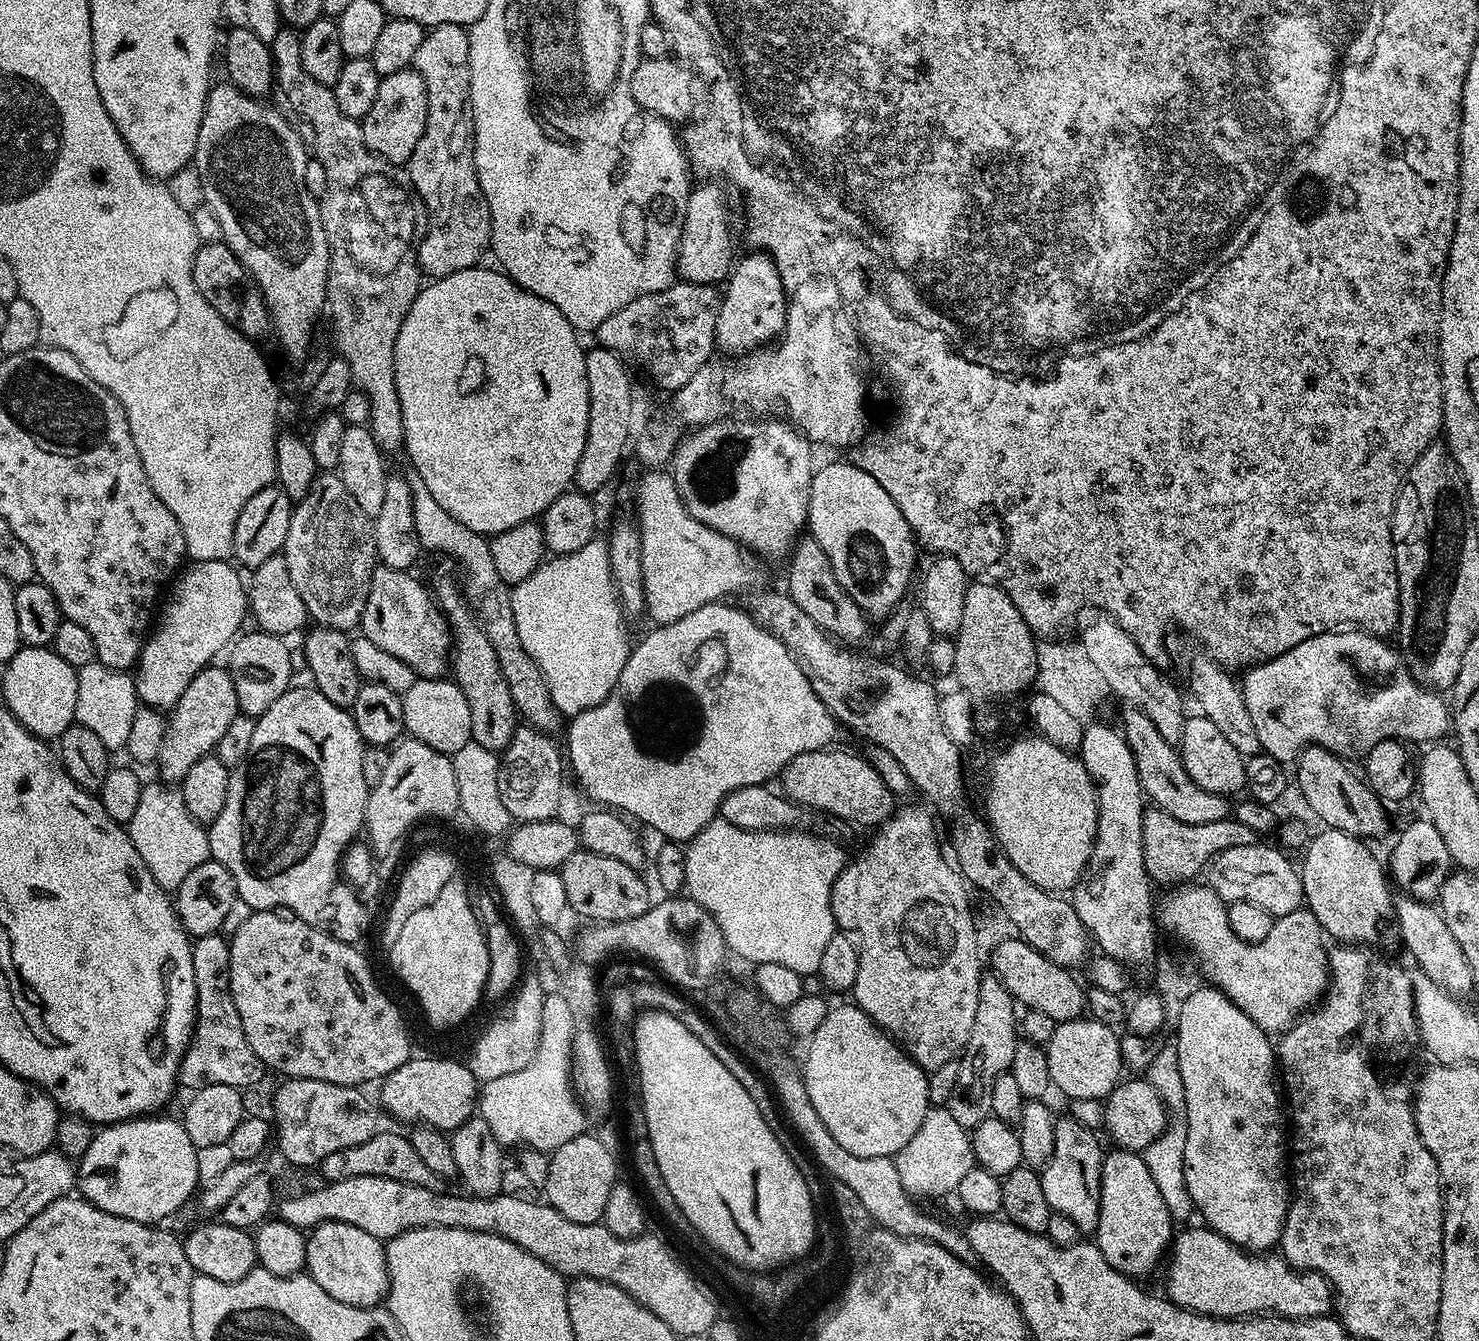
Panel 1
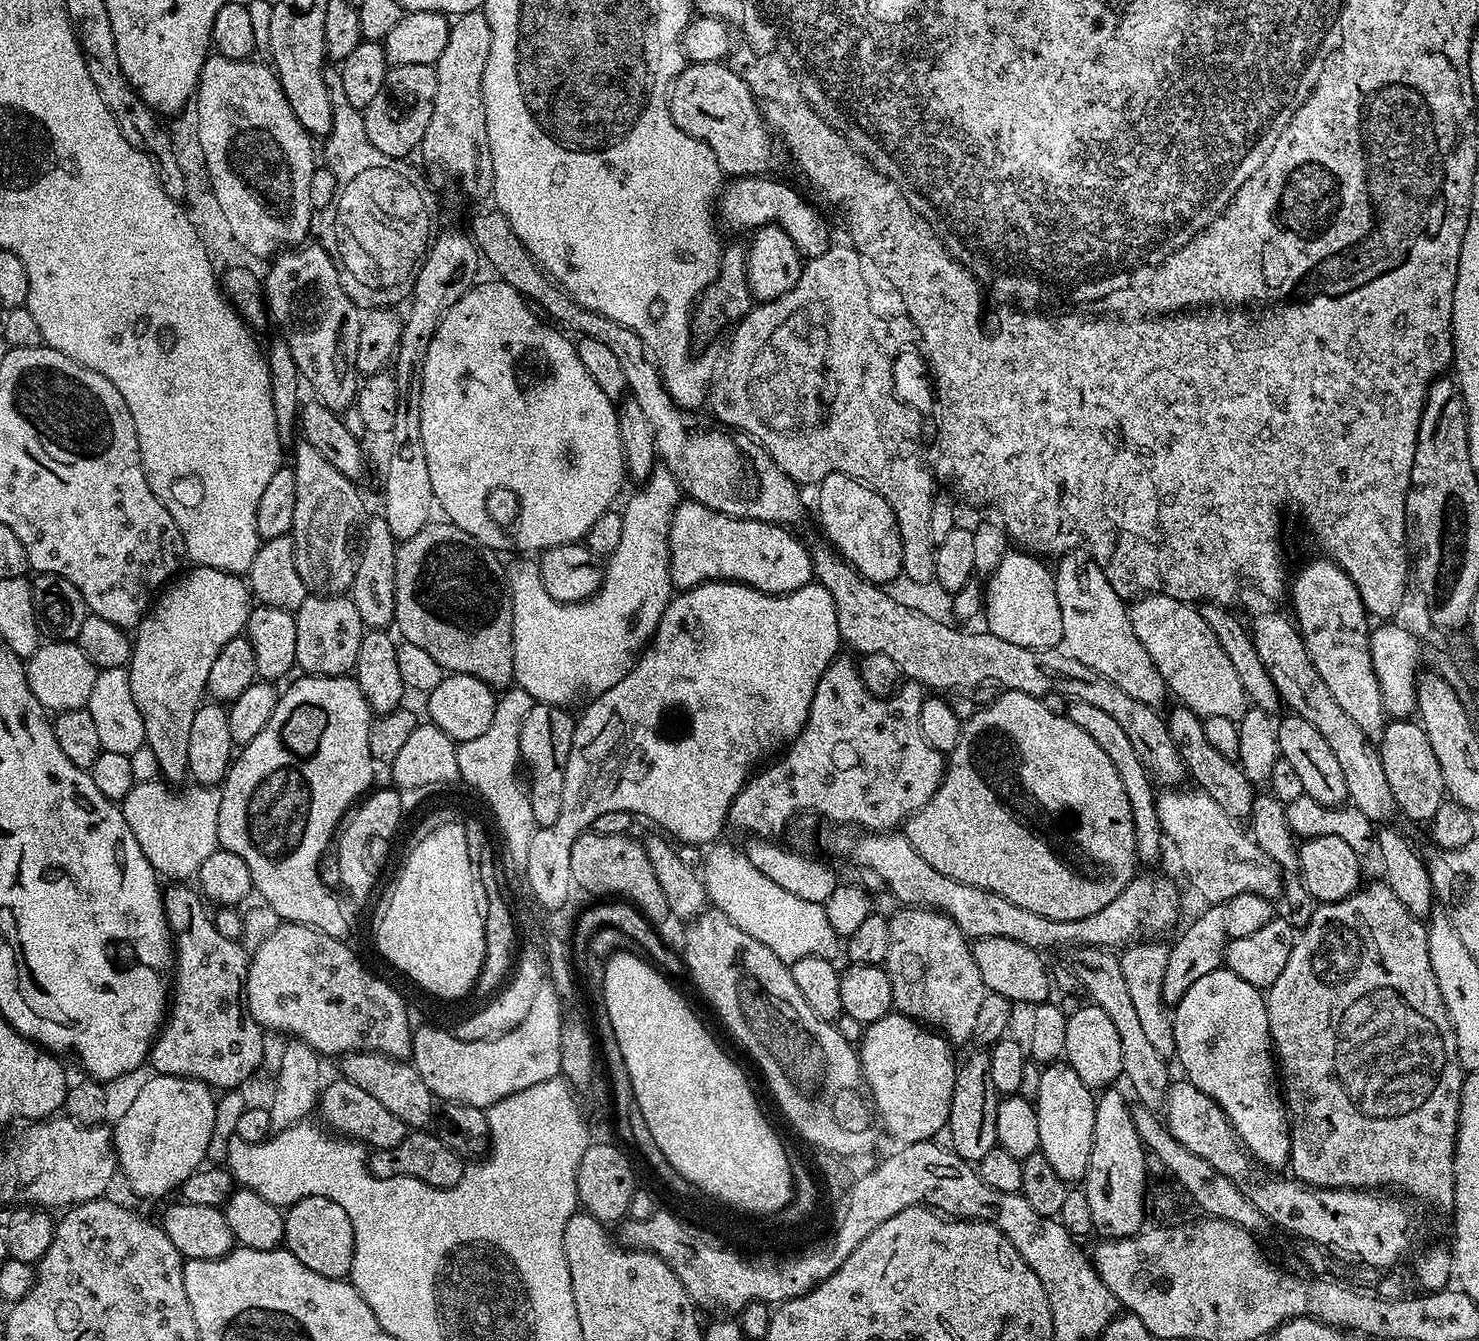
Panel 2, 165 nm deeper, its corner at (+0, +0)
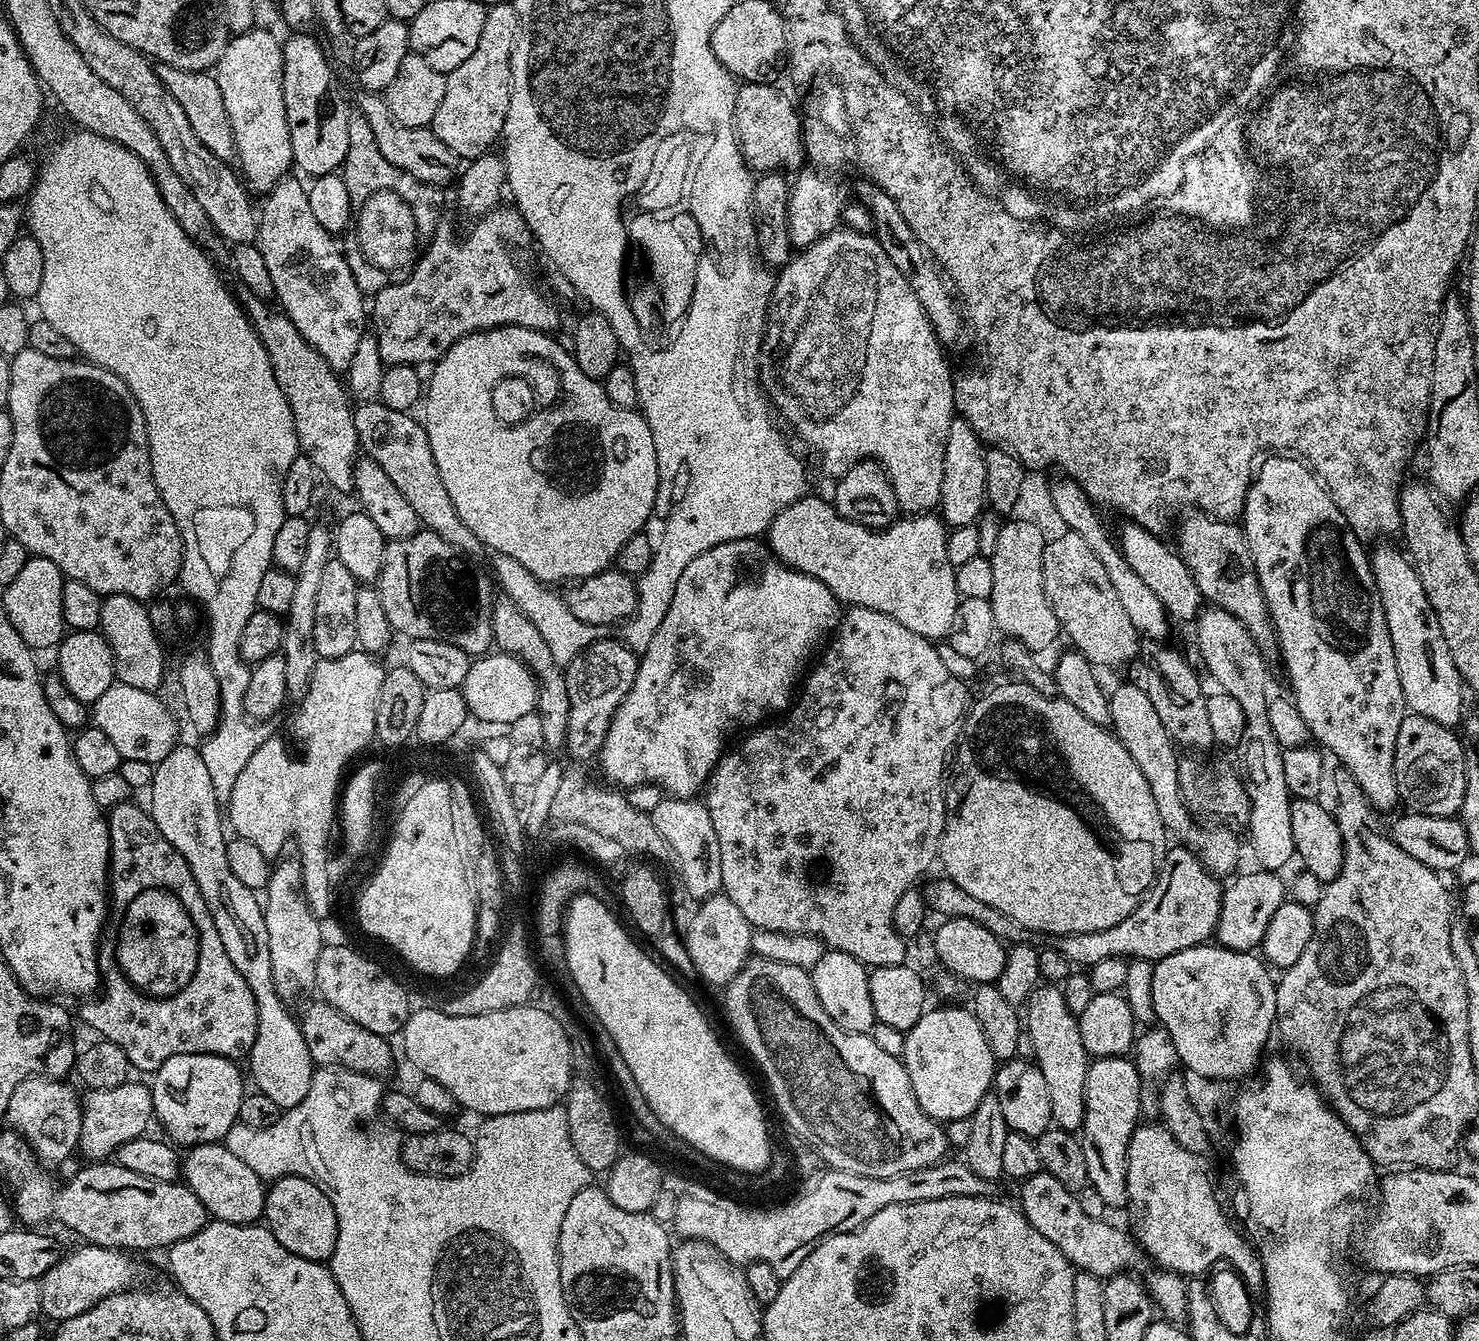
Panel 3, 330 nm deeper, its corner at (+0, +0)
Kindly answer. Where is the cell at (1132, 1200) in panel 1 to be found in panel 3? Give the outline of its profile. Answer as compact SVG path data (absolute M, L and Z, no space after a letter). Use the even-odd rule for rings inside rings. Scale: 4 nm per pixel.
M1102 1056L1088 1065L1084 1091L1084 1127L1080 1144L1086 1154L1086 1174L1091 1188L1098 1190L1109 1209L1123 1209L1127 1202L1127 1147L1137 1125L1141 1123L1142 1079L1131 1059Z

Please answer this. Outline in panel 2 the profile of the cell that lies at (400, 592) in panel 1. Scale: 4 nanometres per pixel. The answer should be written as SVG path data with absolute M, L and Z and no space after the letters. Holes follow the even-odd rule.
M382 514L370 517L368 525L366 524L367 520L362 528L364 541L361 544L359 541L358 555L355 557L356 569L350 589L350 599L354 602L354 606L358 606L358 614L369 629L384 630L396 619L394 566L398 542L390 534L390 526L386 526L386 518Z

